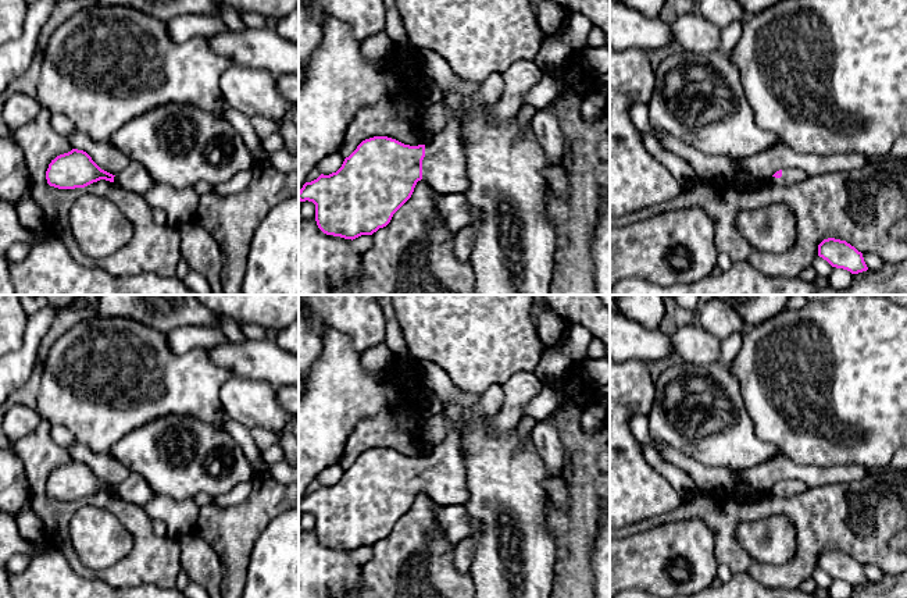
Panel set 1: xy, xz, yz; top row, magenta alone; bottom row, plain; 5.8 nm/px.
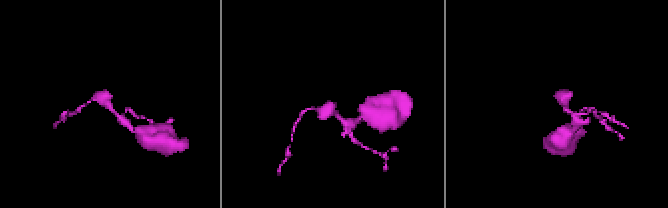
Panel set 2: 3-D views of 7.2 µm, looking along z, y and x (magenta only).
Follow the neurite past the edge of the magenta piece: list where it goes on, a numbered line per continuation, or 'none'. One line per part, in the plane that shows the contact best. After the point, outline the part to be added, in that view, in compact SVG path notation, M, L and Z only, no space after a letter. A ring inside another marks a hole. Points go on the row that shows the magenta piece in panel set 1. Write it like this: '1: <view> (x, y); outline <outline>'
1: xz (443, 166); outline M457 117L425 145L422 179L440 195L464 195L469 186L461 124Z

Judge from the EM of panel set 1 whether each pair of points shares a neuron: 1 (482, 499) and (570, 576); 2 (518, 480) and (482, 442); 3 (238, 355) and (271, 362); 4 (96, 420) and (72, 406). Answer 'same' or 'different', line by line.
1: different
2: same
3: same
4: same

